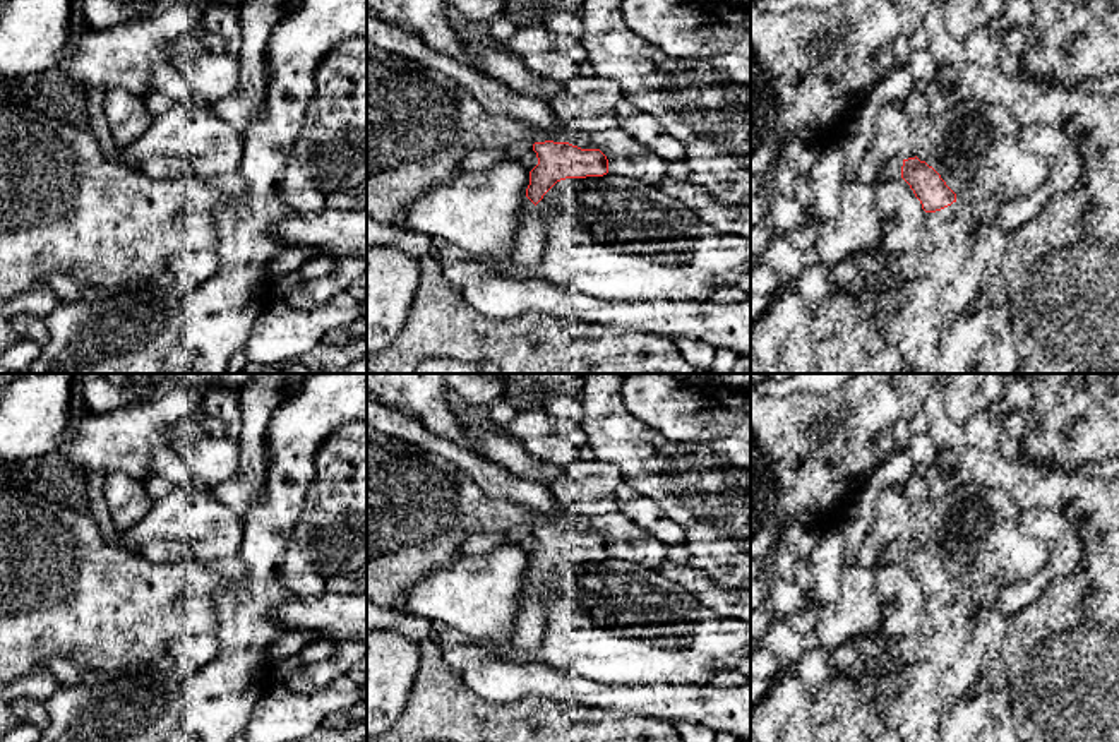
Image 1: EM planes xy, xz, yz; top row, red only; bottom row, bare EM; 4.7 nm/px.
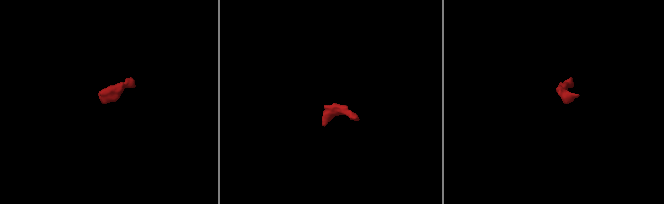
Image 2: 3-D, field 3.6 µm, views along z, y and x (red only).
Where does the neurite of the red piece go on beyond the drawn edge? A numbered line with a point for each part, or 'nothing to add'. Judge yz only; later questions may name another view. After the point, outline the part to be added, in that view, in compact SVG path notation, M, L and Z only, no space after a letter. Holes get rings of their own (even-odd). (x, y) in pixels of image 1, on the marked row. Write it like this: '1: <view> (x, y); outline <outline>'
1: yz (893, 168); outline M891 159L888 165L884 165L881 168L881 180L886 180L886 178L900 178L901 177L901 166L903 166L903 161L901 159Z

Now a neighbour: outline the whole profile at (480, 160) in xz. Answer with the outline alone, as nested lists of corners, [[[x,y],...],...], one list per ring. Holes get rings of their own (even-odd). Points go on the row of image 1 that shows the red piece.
[[[507,149],[475,151],[461,161],[461,173],[483,171],[502,159],[509,158]]]

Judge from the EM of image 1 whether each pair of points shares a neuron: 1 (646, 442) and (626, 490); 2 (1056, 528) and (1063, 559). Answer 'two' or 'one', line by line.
1: two
2: one

